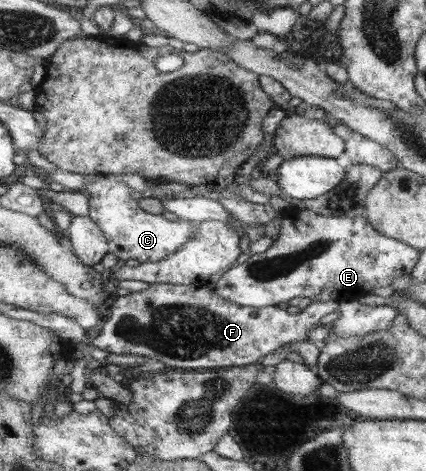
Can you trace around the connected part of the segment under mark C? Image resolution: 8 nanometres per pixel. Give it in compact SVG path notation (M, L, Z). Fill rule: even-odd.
M56 168L49 173L52 181L60 183L67 191L83 191L90 195L89 219L96 221L99 227L104 231L109 242L109 249L111 253L120 257L121 260L136 259L139 262L156 262L172 253L175 253L180 247L183 247L194 234L198 228L198 224L187 219L179 218L179 220L170 221L165 219L162 214L154 215L147 213L139 208L139 203L135 197L131 197L131 187L121 180L121 175L105 175L97 174L96 180L90 180L83 174L71 173Z

